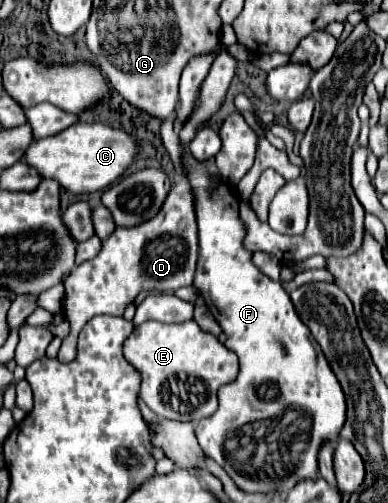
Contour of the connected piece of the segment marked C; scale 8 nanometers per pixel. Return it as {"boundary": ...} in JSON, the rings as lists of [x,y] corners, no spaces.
{"boundary":[[[77,123],[53,137],[33,141],[23,159],[45,179],[57,179],[63,189],[75,195],[89,195],[107,189],[115,179],[119,179],[137,159],[137,147],[137,139],[121,129],[103,123]]]}

